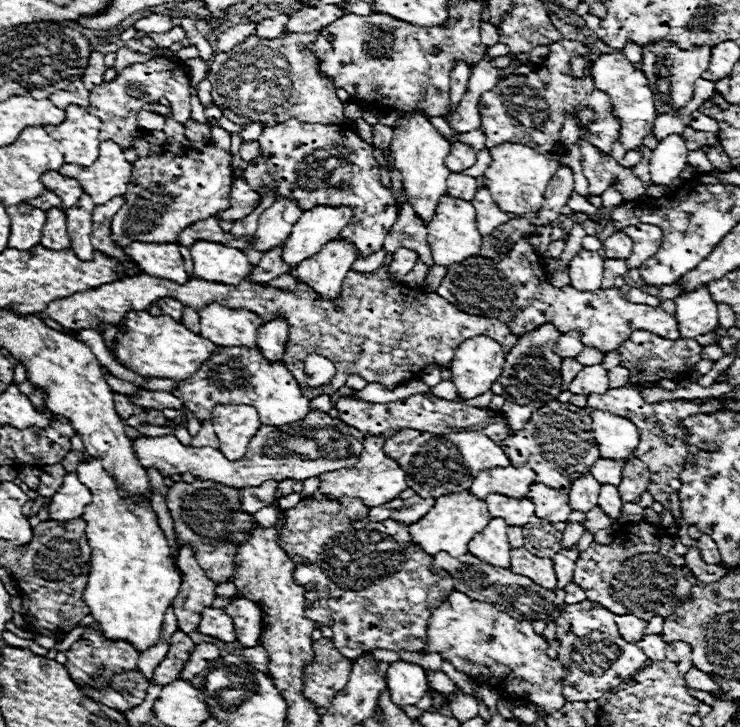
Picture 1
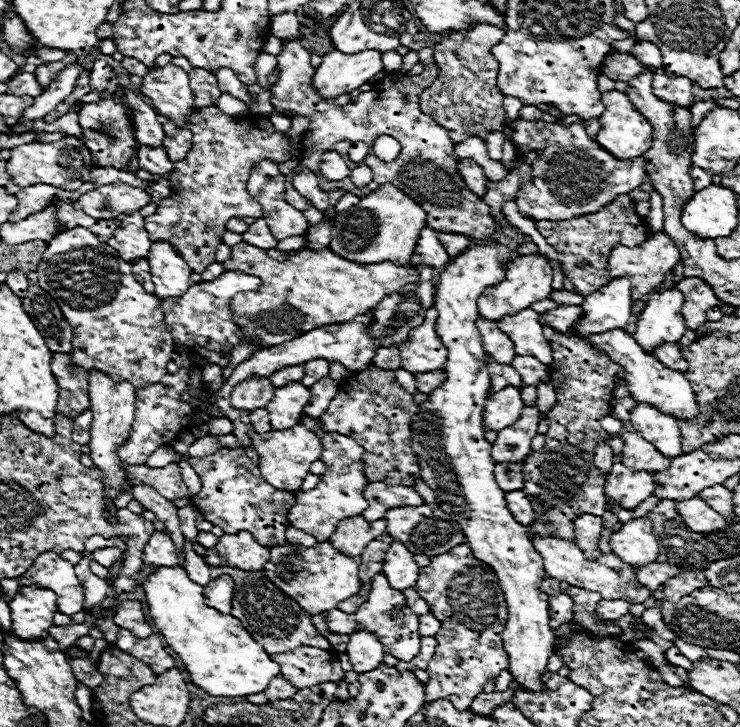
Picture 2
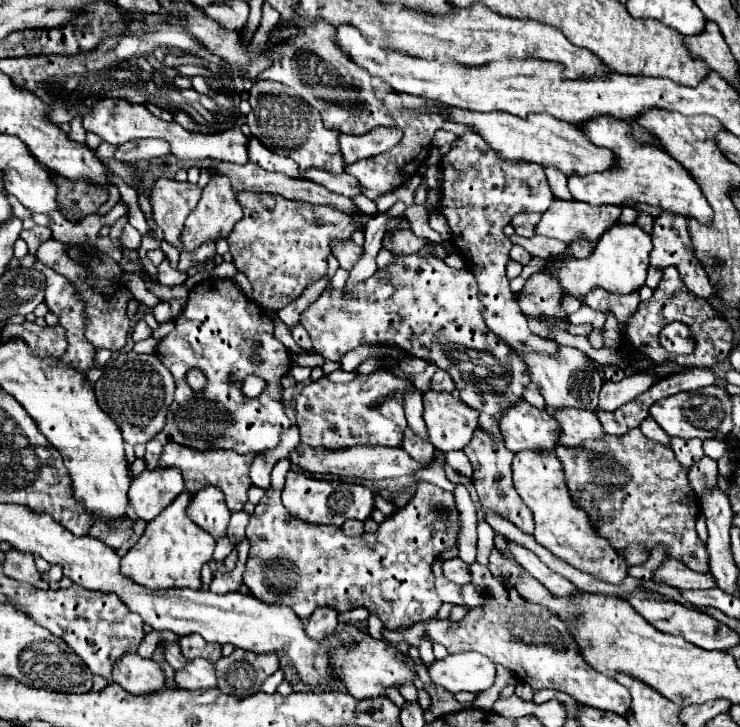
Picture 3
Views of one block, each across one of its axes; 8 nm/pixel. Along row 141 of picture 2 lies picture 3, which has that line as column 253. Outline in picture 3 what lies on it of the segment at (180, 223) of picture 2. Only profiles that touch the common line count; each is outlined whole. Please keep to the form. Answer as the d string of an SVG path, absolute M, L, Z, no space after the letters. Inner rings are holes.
M238 192L238 202L242 204L244 216L238 220L234 230L228 236L230 244L230 254L234 256L234 266L238 272L244 272L246 278L250 280L254 288L253 299L264 308L269 306L275 310L280 310L283 303L277 302L280 298L288 298L288 302L294 302L302 292L322 280L326 276L326 260L332 254L330 252L330 242L334 240L348 240L354 230L364 226L370 216L364 216L364 220L358 224L344 212L330 208L330 206L312 206L306 202L296 202L296 200L286 200L282 196L266 196L266 194L256 194L256 192Z

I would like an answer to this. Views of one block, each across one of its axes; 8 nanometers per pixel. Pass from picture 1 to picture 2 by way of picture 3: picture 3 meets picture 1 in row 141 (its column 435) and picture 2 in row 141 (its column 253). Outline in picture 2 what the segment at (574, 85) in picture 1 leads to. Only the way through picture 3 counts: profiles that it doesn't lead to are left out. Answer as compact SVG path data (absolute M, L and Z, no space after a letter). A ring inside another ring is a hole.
M516 120L514 122L514 146L520 148L520 152L528 152L534 148L544 148L544 154L532 164L534 180L520 186L520 192L516 196L516 204L522 216L530 220L568 220L572 216L588 214L600 210L604 204L614 200L618 194L628 194L630 190L638 188L646 180L646 168L642 156L633 158L633 160L614 160L610 152L604 152L596 140L588 138L584 124L574 122L572 126L564 128L560 124L546 124L542 120L538 122L526 122L526 120Z

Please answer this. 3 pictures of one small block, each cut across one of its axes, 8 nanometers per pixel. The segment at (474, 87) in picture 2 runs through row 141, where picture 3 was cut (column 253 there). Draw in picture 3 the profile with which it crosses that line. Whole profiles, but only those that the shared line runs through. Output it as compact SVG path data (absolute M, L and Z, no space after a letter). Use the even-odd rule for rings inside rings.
M166 444L164 446L164 452L160 456L160 462L158 466L176 466L182 470L182 476L184 476L184 482L186 482L186 490L188 492L198 492L206 486L216 486L224 492L224 498L226 498L226 504L232 512L238 512L244 508L246 500L248 500L248 490L252 486L252 480L250 480L250 466L254 462L258 454L238 454L238 452L230 452L230 450L194 450L190 446L184 446L184 444Z

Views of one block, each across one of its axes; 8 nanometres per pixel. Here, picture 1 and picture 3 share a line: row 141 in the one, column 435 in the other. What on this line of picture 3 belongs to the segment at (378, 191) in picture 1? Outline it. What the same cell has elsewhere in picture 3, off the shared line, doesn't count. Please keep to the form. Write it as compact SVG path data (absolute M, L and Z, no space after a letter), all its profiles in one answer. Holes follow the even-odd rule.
M418 254L398 256L388 270L378 270L372 278L360 282L350 296L344 296L344 290L328 286L322 296L302 312L300 324L308 330L314 350L334 362L340 362L346 352L360 344L390 344L448 370L462 400L480 412L474 438L464 448L474 468L472 482L478 490L480 504L496 510L522 532L534 532L532 512L512 482L510 466L514 454L504 446L502 432L498 432L498 416L520 402L526 384L532 380L522 358L486 328L476 280L470 270L450 268L440 258L422 260Z

